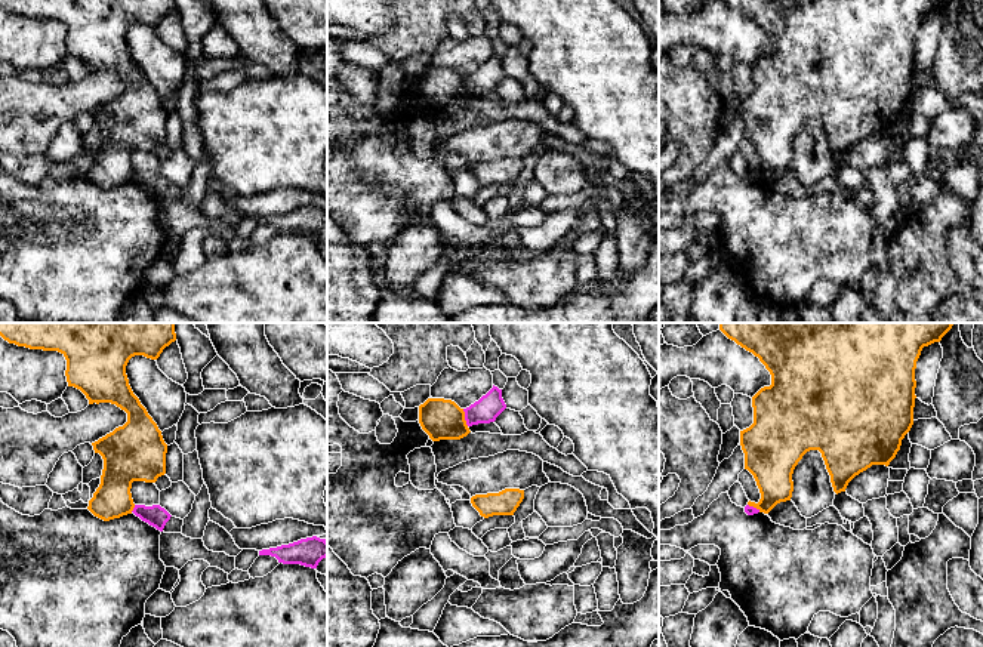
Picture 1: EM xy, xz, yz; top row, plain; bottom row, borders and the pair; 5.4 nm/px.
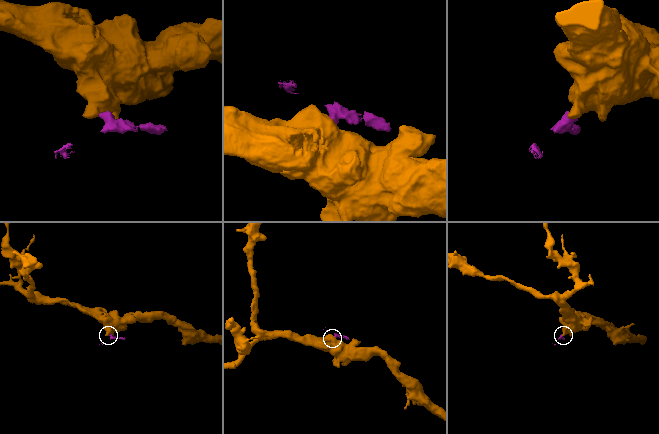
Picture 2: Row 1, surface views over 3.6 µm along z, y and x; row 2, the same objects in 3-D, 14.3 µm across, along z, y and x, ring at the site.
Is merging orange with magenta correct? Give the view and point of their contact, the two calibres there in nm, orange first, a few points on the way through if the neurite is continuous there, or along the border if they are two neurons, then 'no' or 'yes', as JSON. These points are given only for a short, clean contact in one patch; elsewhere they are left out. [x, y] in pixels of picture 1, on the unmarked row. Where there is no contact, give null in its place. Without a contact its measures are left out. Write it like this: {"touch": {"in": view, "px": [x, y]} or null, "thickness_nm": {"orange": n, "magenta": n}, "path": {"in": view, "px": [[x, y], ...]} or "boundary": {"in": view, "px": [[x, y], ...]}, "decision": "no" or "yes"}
{"touch": {"in": "xz", "px": [464, 86]}, "thickness_nm": {"orange": 220, "magenta": 140}, "boundary": {"in": "xz", "px": [[462, 77], [468, 94]]}, "decision": "no"}

